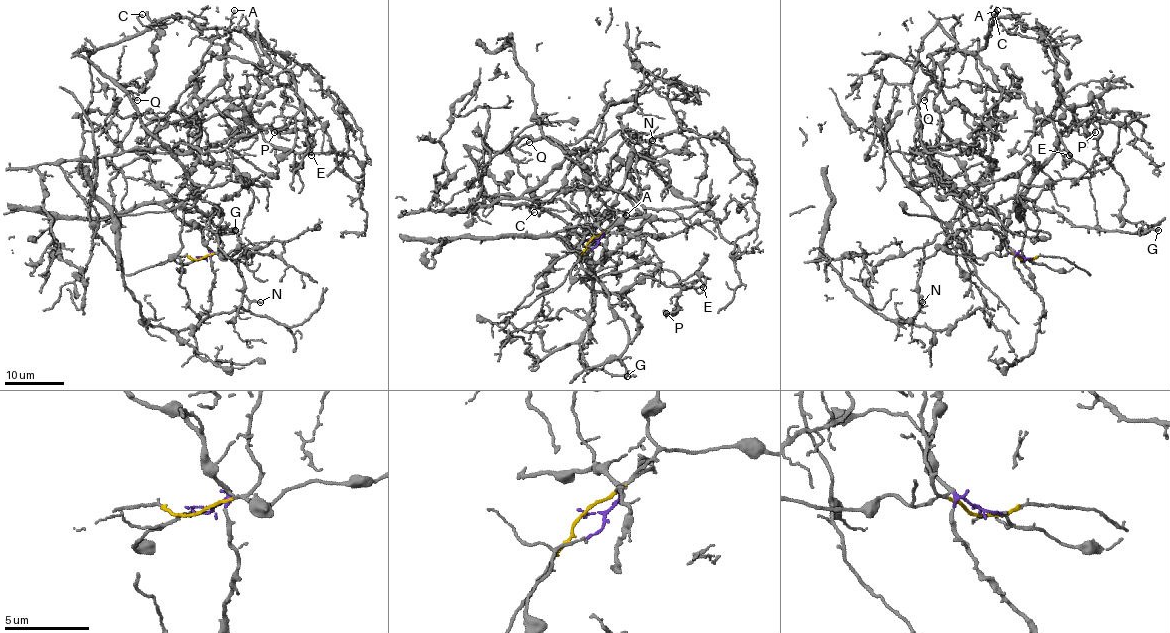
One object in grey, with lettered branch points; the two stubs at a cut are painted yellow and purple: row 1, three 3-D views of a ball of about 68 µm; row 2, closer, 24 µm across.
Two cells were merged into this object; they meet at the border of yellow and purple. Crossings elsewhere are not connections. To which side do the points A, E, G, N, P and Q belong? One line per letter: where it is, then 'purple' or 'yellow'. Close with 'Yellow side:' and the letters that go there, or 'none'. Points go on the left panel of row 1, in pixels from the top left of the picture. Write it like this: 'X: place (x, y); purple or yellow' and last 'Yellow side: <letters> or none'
A: place (234, 10); purple
E: place (311, 155); purple
G: place (235, 230); purple
N: place (260, 302); yellow
P: place (274, 132); purple
Q: place (137, 100); yellow
Yellow side: N, Q

